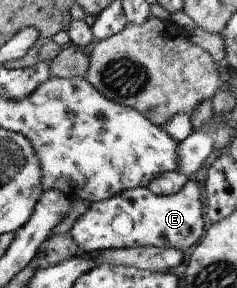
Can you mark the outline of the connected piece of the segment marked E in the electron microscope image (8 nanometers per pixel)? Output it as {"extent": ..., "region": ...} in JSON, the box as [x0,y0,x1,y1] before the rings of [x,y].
{"extent":[69,175,207,254],"region":[[[201,175],[189,177],[179,192],[170,195],[156,195],[147,187],[137,187],[126,190],[110,199],[95,201],[87,212],[81,215],[69,231],[76,240],[81,251],[89,254],[103,249],[155,247],[160,249],[181,249],[185,253],[199,242],[204,235],[207,222],[203,211],[203,195],[197,183]]]}

